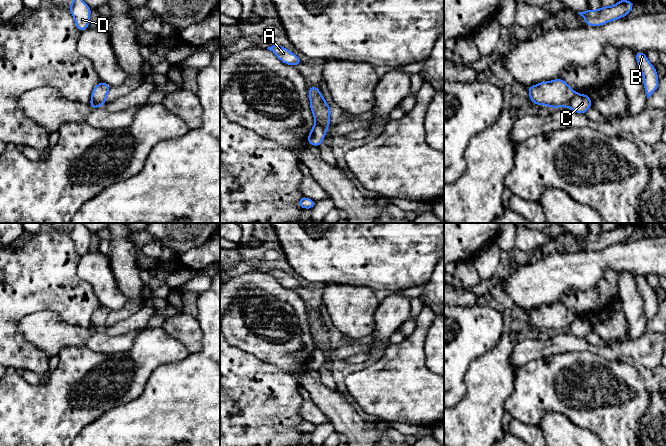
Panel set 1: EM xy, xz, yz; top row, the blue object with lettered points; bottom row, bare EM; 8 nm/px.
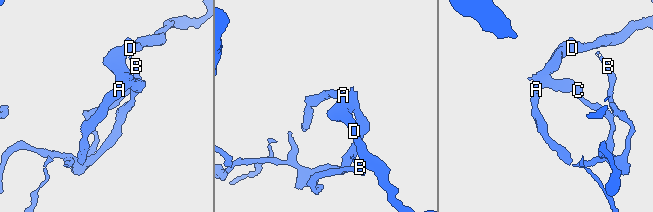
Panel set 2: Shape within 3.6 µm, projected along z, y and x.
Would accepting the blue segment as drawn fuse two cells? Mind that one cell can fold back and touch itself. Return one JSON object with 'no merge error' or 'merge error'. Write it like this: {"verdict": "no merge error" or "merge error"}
{"verdict": "merge error"}

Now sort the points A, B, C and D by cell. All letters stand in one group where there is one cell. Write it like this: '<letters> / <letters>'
A D / B C

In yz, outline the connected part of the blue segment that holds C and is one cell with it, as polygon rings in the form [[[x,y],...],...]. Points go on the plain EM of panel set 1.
[[[576,317],[572,322],[568,332],[576,337],[585,339],[586,335],[592,330],[592,325],[588,318]]]

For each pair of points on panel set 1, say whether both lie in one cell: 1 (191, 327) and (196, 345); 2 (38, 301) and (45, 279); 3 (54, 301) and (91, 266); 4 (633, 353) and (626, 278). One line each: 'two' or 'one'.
1: one
2: one
3: two
4: two

